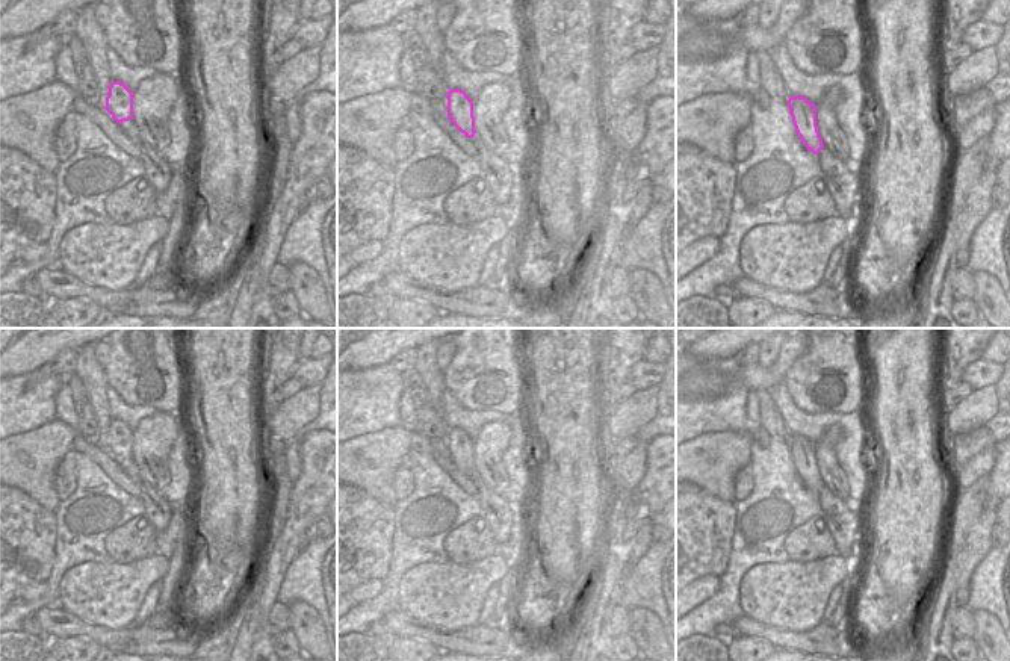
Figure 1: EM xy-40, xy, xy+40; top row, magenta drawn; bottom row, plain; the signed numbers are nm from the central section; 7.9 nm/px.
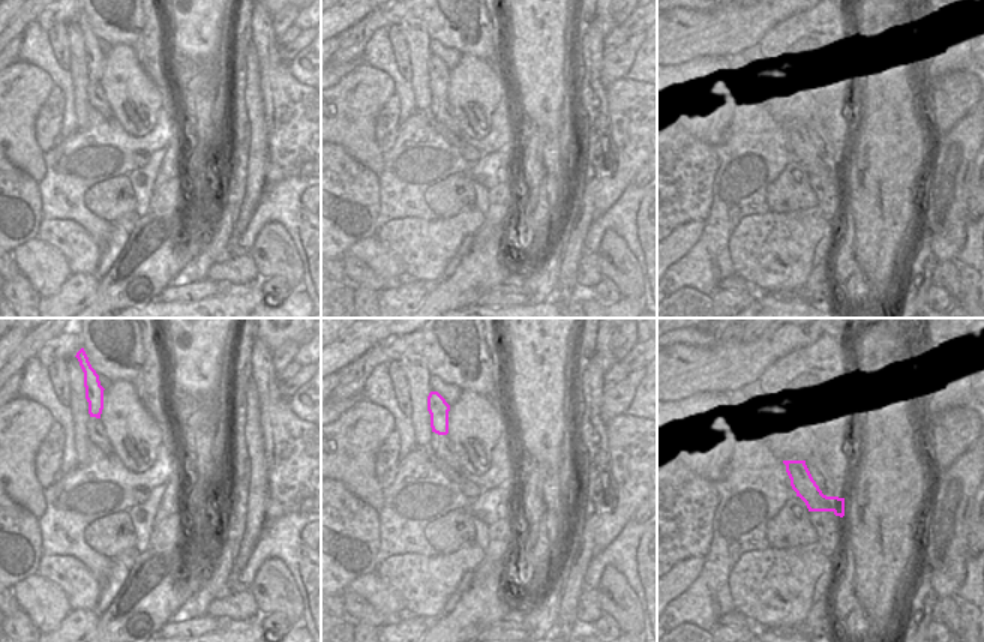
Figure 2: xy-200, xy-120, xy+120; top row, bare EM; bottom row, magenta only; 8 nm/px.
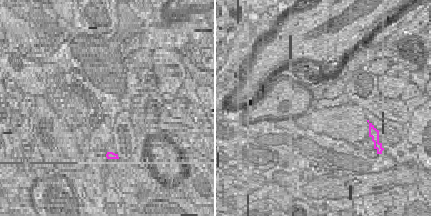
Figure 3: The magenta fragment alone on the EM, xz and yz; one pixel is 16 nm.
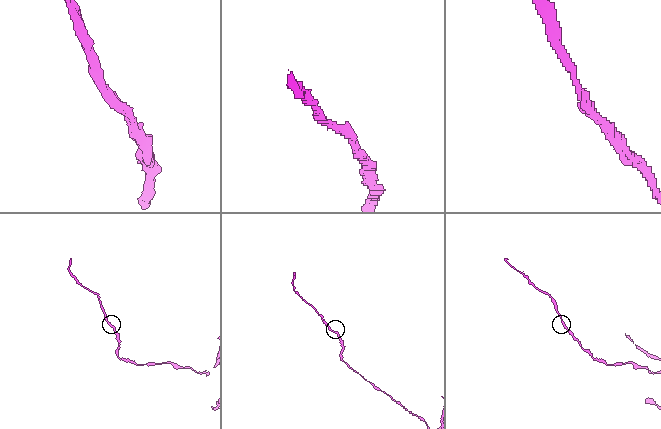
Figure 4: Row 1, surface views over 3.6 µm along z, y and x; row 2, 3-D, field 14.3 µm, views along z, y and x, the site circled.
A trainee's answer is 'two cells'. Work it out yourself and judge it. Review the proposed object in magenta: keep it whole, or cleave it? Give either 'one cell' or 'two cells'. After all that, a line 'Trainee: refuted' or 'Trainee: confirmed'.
one cell
Trainee: refuted

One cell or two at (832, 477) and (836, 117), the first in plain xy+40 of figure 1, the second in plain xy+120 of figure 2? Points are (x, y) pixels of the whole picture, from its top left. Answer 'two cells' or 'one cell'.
two cells

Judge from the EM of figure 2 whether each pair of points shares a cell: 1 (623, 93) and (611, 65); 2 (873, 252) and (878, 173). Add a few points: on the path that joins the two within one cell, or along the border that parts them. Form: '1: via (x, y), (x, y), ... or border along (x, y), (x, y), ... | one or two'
1: border along (624, 75), (606, 87) | two
2: via (878, 233), (878, 192) | one

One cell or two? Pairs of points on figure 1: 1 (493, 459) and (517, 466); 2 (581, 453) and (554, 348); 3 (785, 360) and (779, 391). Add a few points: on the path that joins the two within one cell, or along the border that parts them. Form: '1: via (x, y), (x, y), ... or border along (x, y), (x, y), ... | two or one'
1: border along (510, 427), (504, 453), (508, 486), (502, 495) | two
2: via (567, 427), (563, 407), (563, 374) | one
3: border along (782, 380), (770, 391) | two

